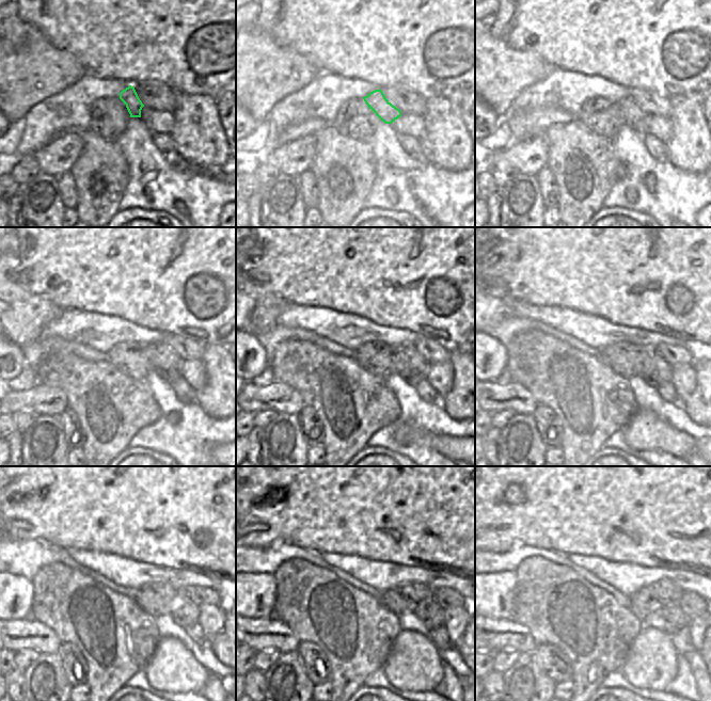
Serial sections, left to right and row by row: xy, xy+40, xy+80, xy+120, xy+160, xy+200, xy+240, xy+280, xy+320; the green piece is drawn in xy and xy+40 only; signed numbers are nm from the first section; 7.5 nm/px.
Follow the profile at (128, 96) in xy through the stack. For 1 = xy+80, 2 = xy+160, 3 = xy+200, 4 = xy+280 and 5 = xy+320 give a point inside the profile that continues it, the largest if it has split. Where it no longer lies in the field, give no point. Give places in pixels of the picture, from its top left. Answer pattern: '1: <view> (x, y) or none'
1: xy+80 (634, 116)
2: xy+160 (409, 363)
3: xy+200 (658, 370)
4: xy+280 (429, 611)
5: xy+320 (675, 618)

